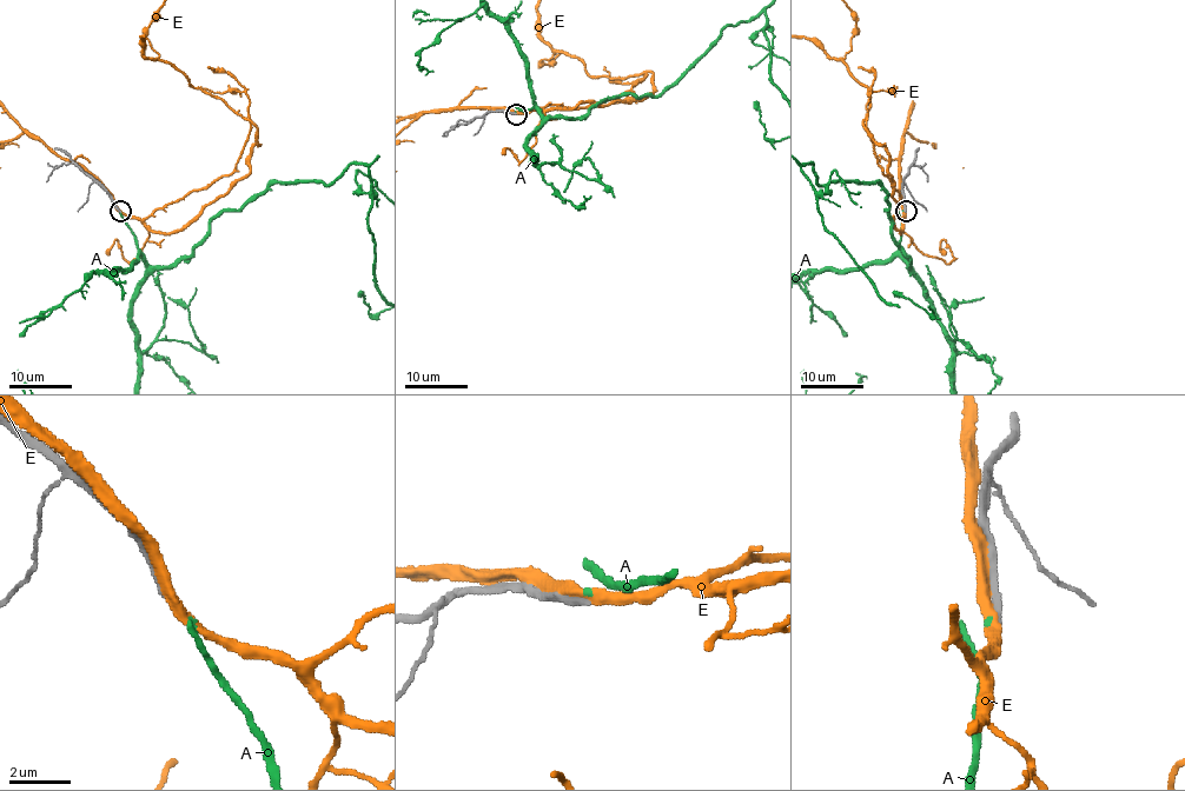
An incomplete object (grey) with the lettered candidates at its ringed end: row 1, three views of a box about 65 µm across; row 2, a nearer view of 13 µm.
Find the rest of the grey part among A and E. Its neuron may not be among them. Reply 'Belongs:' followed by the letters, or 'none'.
Belongs: none

